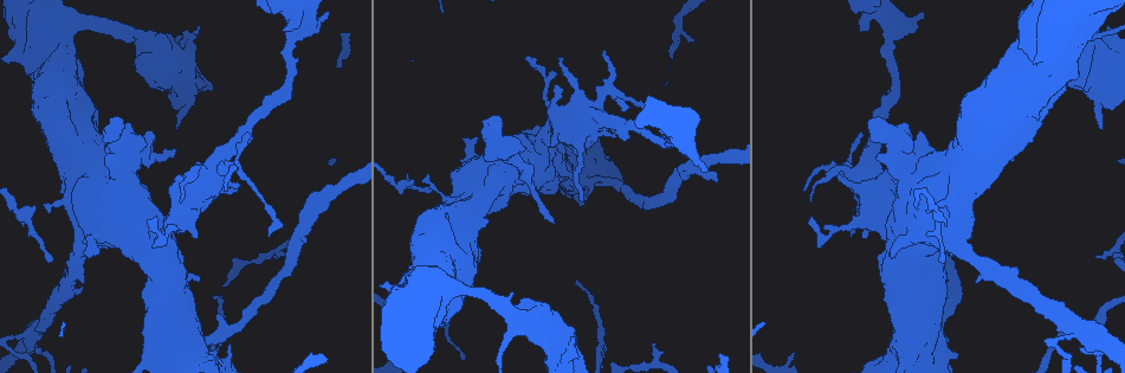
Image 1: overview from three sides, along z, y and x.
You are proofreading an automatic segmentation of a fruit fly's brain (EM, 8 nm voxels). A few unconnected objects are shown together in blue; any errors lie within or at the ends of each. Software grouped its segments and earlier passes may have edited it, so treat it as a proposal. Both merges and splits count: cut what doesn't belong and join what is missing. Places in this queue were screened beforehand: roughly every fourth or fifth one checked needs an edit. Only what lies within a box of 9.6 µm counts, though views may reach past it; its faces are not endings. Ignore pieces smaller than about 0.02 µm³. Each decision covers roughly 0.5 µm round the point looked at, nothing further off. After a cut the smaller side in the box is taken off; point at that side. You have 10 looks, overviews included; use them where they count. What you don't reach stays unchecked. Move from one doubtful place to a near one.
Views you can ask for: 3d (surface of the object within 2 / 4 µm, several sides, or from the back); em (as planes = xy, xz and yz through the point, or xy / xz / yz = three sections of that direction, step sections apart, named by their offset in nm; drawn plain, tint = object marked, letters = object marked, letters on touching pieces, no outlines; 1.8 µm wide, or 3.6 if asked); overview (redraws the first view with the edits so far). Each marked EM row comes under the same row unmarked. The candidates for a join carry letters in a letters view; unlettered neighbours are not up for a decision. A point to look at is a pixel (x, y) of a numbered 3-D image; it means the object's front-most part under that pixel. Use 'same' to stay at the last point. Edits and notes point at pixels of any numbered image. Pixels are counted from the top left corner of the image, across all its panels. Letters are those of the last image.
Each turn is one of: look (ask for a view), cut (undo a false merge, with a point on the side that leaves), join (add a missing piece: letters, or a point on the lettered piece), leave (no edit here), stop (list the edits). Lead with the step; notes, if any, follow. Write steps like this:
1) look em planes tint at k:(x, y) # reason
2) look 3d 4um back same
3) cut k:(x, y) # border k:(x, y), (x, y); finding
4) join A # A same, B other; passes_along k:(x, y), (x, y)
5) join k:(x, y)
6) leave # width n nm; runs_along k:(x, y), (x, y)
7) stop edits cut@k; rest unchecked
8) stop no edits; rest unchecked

look 3d 4um at 1:(890, 255) # free end

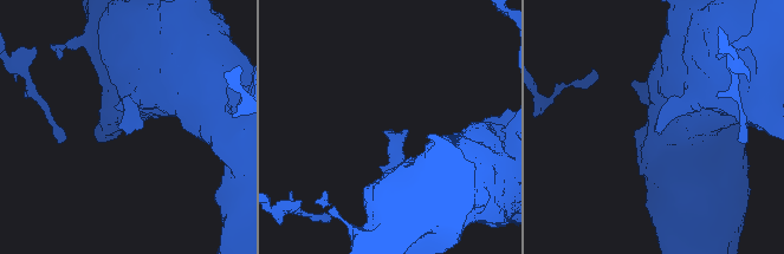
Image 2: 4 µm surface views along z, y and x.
look em planes letters at 2:(119, 125) # need the tissue

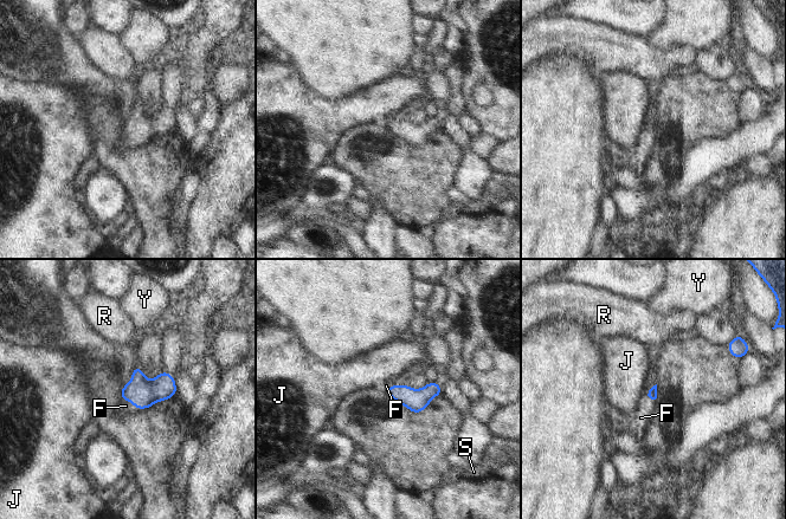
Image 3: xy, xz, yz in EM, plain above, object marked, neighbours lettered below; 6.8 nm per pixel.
join F # F same, J other, R other, S other, Y other; passes_along 3:(142, 393), (134, 406), (126, 406); it goes on there

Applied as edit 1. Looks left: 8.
look 3d 4um at 1:(128, 166) # touches itself

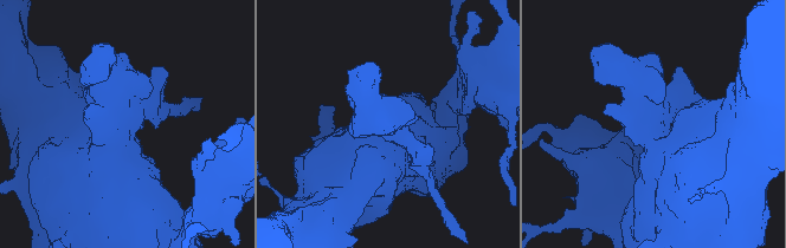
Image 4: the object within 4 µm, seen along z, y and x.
look em 3.6um xz step 16 tint at 4:(655, 130) # now the EM

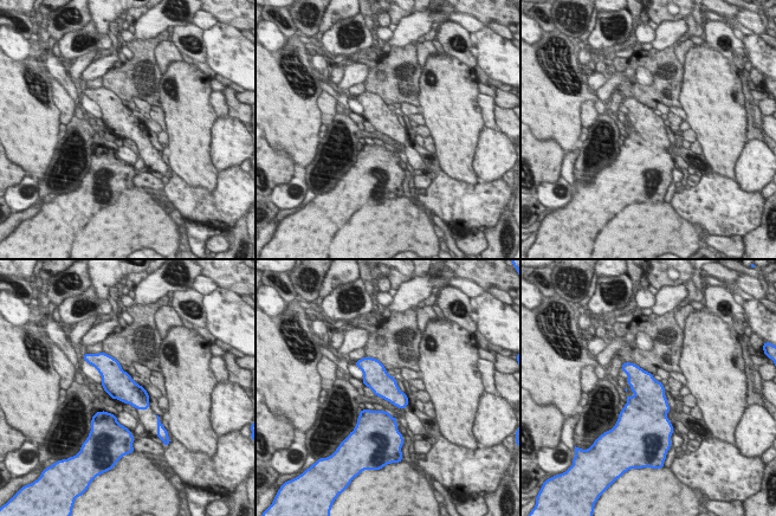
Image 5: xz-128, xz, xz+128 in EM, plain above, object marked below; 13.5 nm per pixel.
look em 3.6um planes letters same

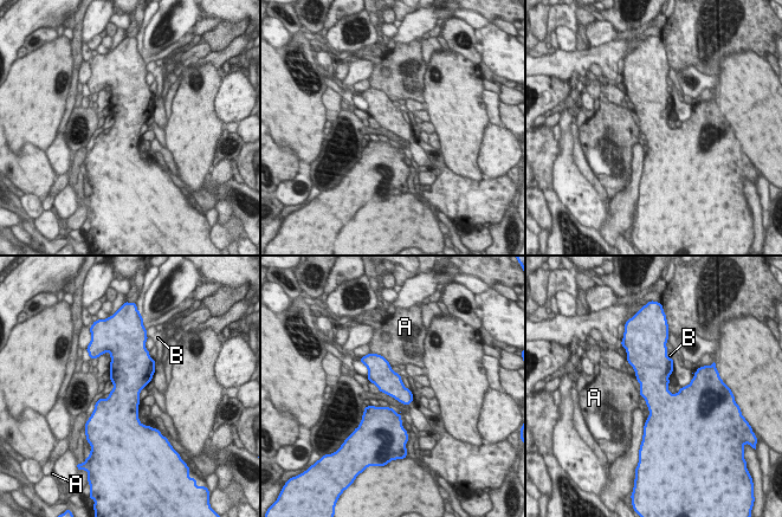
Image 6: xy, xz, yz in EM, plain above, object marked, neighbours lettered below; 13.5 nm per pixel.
leave # A other, B other; border 6:(372, 353), (382, 355), (390, 363); one neuron here

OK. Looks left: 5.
look em 3.6um planes letters at 1:(200, 177) # abrupt turn

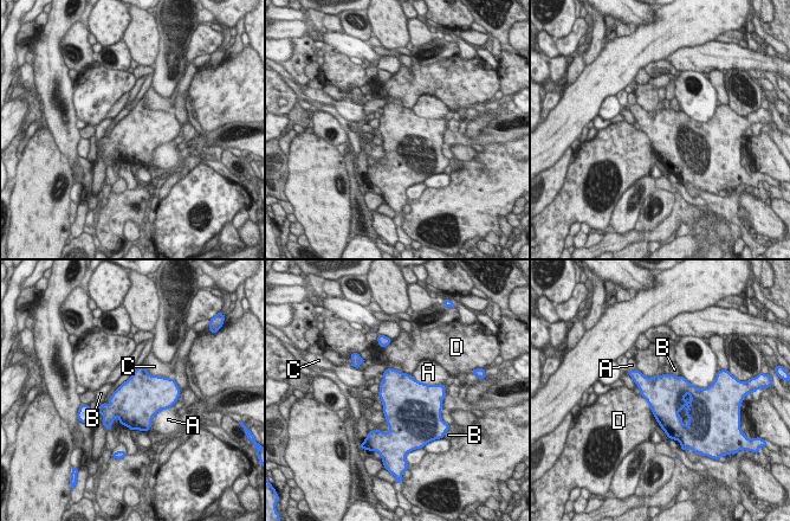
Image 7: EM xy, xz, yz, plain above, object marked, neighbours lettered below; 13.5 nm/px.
leave # A other, B other, C other, D other; border 7:(103, 401), (96, 410); one neuron here

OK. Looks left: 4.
look 3d 4um at 1:(274, 259) # thin end

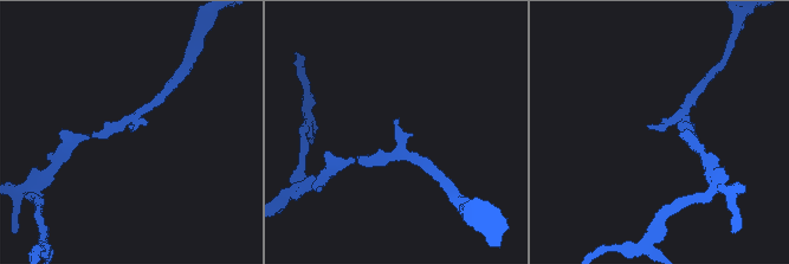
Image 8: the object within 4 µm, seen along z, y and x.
look em xz step 16 letters at 8:(650, 128)

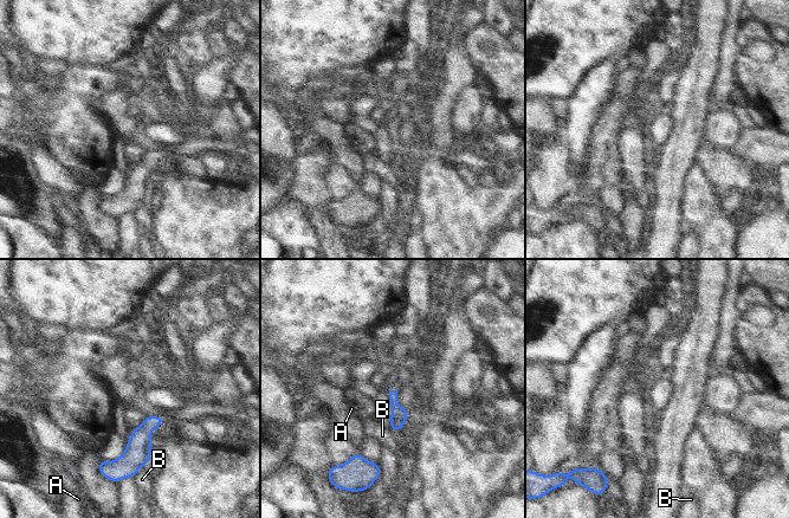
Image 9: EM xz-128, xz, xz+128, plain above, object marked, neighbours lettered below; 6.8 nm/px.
leave # width 100 nm; A other, B other; border 9:(142, 466), (136, 471); no lettered piece goes on from it

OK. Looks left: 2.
look em 3.6um planes letters at 1:(141, 37) # sudden change in width

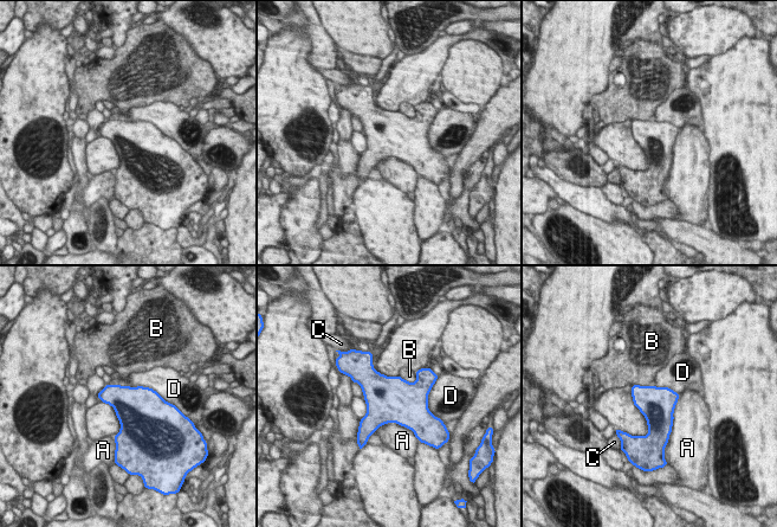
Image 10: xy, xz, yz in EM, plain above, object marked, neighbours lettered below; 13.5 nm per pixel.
leave # A other, B other, C other, D other; all the same neuron

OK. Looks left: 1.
stop edits join@3; rest unchecked

